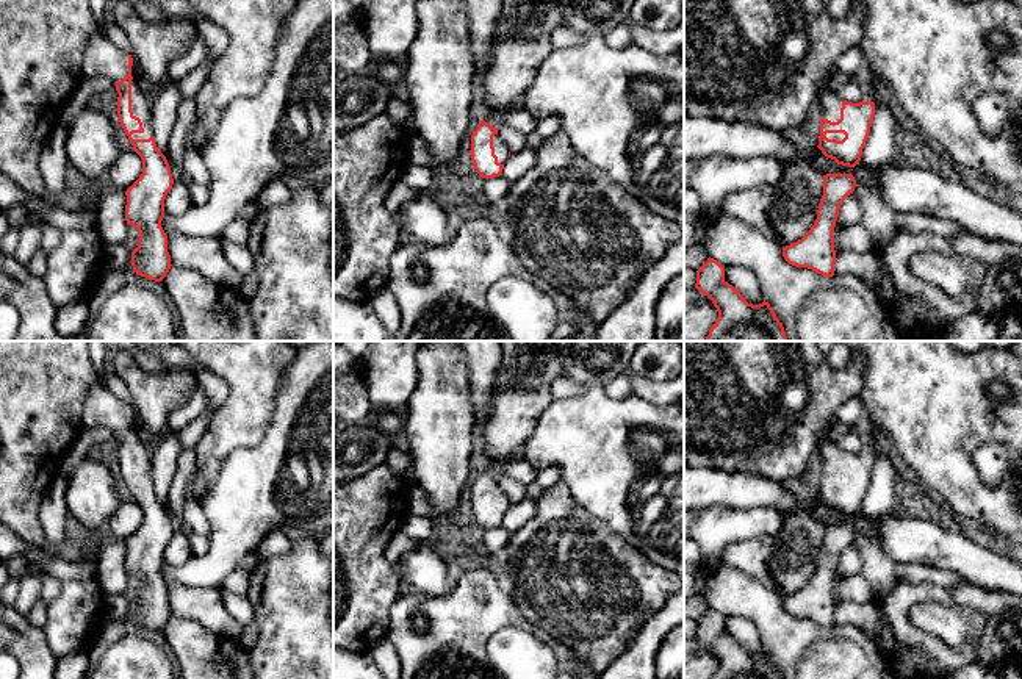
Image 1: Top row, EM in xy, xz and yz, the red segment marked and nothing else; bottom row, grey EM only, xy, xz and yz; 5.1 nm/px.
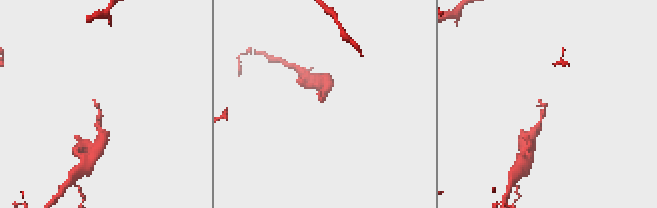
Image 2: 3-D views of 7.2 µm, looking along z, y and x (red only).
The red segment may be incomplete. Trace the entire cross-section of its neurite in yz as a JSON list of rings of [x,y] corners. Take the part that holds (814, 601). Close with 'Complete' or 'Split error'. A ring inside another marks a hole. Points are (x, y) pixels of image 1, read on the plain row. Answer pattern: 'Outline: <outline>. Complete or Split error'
Outline: [[[851,524],[823,526],[823,546],[817,569],[811,580],[797,593],[783,598],[784,610],[797,618],[812,620],[825,627],[834,626],[836,601],[834,577],[839,559],[853,544],[856,530]]]. Complete

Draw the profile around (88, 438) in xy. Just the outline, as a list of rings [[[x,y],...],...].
[[[89,427],[83,429],[74,444],[67,449],[61,463],[59,476],[66,480],[72,476],[74,469],[89,457],[94,446],[103,444],[110,440],[116,440],[116,433],[108,427]]]

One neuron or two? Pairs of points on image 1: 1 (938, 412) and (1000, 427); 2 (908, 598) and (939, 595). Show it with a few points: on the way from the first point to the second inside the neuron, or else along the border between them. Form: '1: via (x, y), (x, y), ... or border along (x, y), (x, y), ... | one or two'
1: via (953, 415), (985, 420) | one
2: via (916, 595), (932, 595) | one

